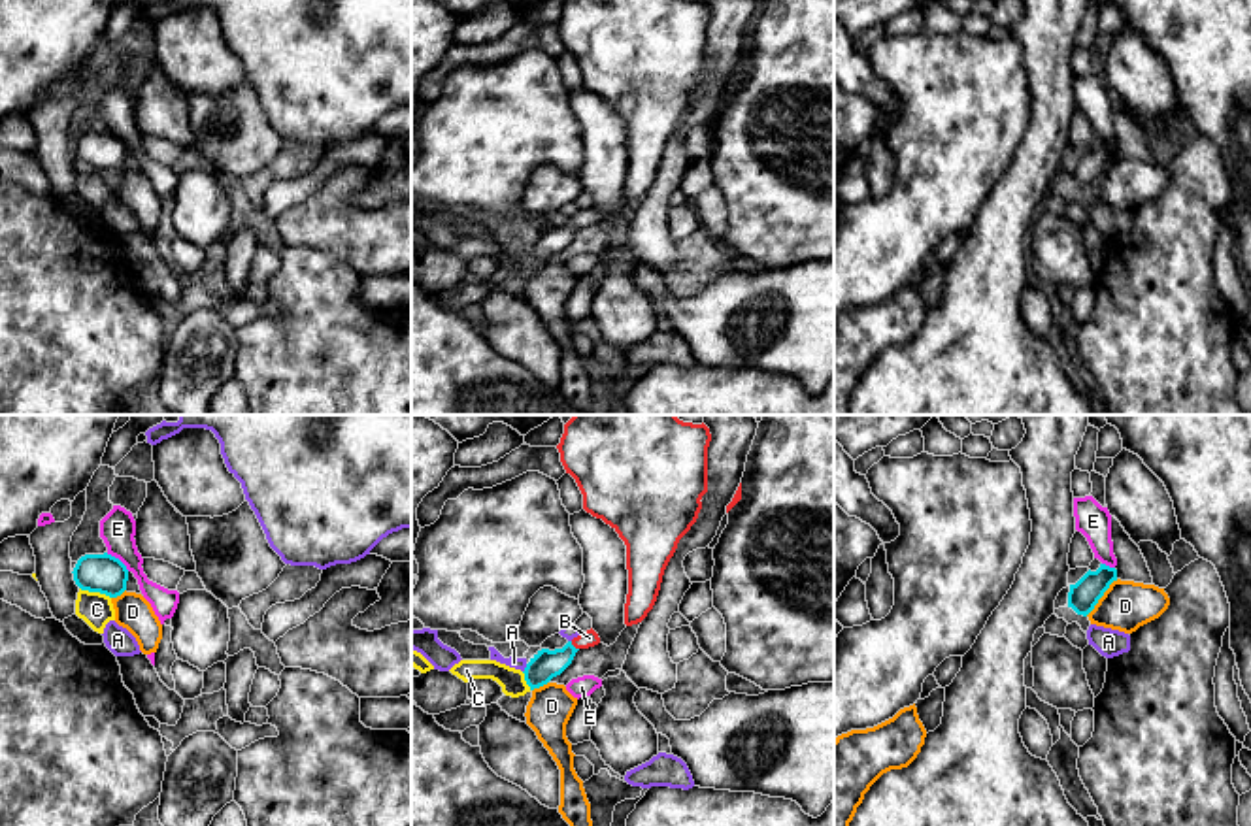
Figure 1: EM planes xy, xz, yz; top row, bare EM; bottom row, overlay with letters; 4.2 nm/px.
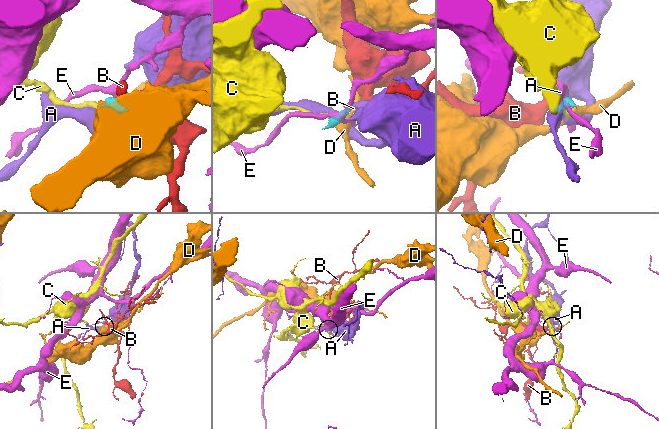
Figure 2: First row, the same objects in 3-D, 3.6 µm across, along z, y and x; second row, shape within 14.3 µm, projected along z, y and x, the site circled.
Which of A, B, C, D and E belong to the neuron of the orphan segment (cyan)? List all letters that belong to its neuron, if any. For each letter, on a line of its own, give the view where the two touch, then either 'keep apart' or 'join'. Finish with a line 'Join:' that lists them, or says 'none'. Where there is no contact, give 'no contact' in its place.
A: xz | keep apart
B: xz | join
C: xy | keep apart
D: yz | keep apart
E: xy | keep apart
Join: B

